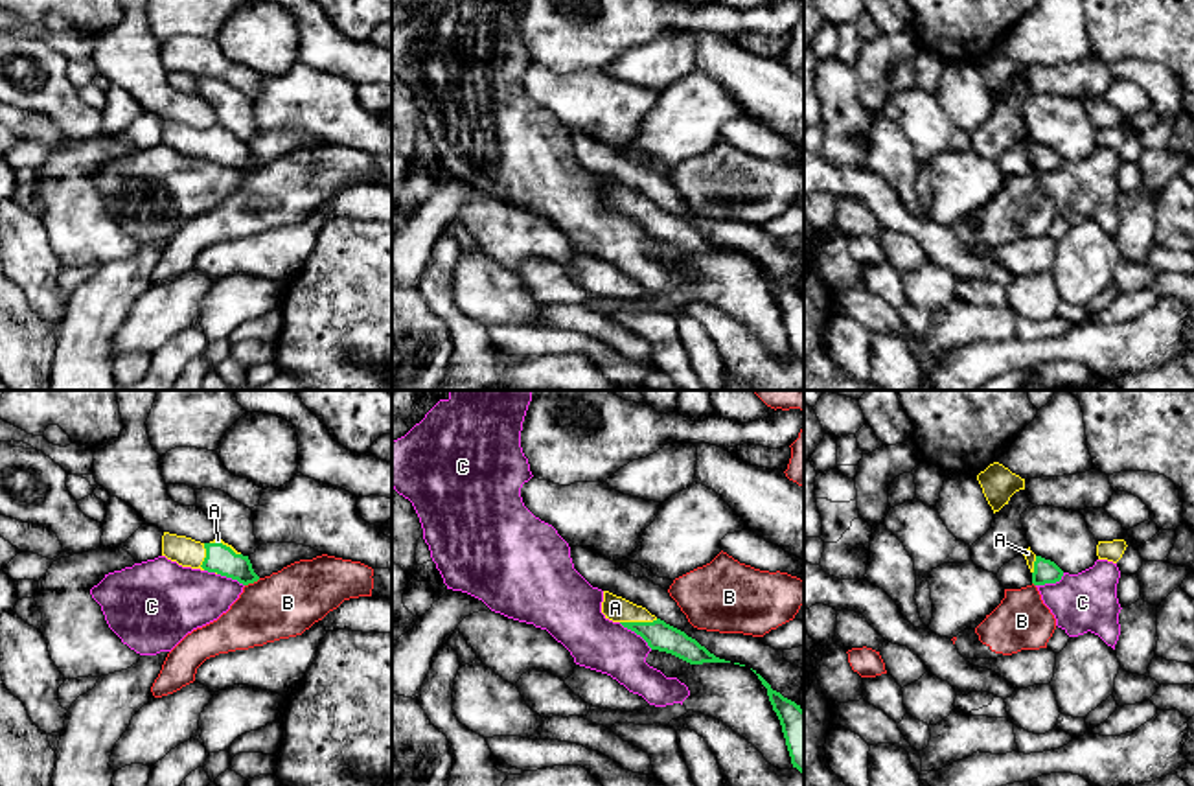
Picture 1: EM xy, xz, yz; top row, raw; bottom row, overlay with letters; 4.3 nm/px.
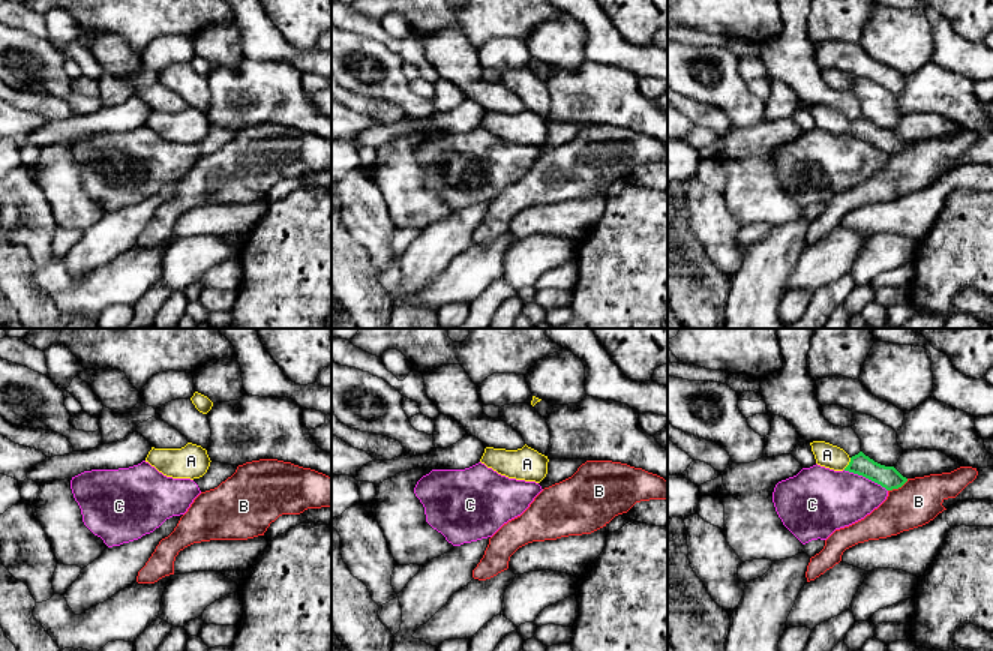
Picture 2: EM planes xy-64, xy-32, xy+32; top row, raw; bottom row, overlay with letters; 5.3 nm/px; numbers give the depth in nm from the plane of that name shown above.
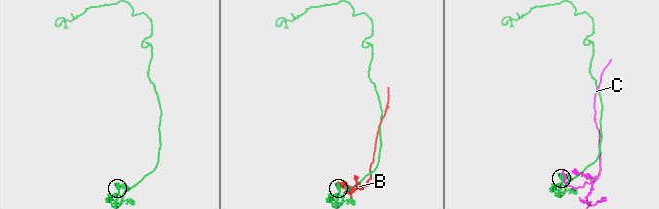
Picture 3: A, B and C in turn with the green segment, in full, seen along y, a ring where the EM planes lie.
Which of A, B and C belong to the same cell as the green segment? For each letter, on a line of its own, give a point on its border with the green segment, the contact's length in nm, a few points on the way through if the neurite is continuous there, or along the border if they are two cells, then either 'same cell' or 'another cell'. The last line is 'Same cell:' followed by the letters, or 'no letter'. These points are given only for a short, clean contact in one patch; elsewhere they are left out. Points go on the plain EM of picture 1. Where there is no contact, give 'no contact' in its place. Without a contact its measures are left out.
A: xz (639, 210) | 170 nm | same cell
B: xy (252, 170) | 80 nm | along xy (260, 166), (245, 173) | another cell
C: xz (635, 219) | 190 nm | another cell
Same cell: A

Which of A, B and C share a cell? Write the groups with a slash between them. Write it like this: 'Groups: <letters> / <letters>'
Groups: A / B / C

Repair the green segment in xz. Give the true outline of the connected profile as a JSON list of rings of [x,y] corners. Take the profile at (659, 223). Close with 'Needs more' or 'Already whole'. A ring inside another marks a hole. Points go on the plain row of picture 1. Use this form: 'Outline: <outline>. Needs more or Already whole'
Outline: [[[603,179],[602,201],[605,206],[620,210],[624,215],[640,223],[651,237],[672,241],[690,252],[730,250],[716,245],[695,226],[657,206],[646,195],[609,179]]]. Needs more

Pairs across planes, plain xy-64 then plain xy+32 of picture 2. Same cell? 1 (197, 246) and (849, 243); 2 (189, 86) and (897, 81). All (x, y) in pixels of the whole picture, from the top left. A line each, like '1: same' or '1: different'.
1: different
2: different

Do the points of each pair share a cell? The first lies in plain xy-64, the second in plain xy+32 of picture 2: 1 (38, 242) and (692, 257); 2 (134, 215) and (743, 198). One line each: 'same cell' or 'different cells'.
1: different cells
2: different cells

